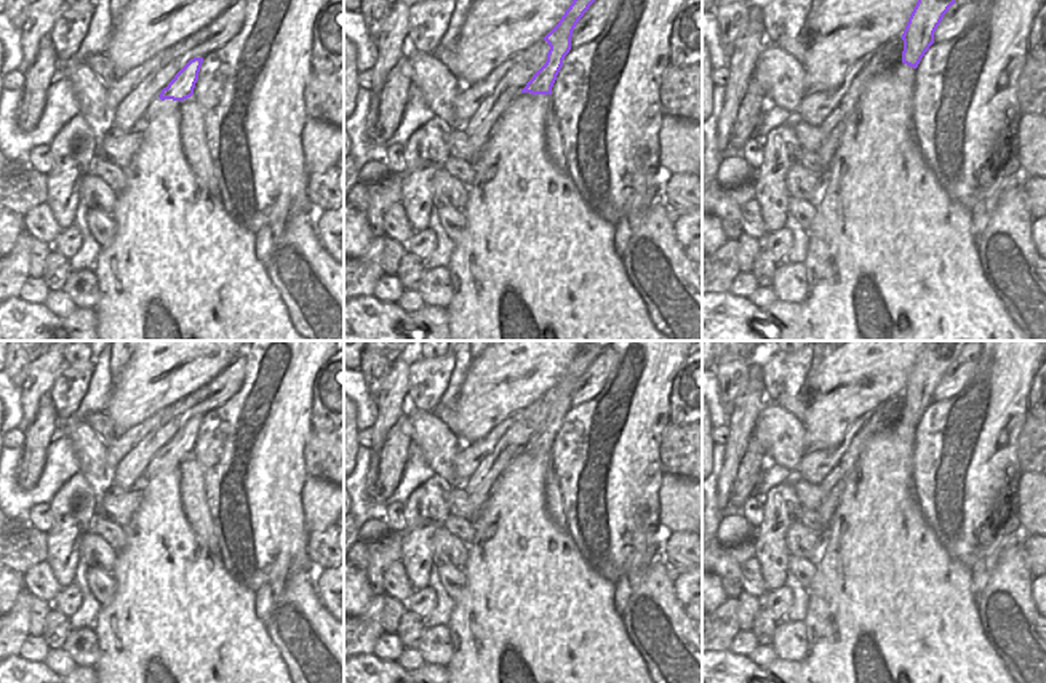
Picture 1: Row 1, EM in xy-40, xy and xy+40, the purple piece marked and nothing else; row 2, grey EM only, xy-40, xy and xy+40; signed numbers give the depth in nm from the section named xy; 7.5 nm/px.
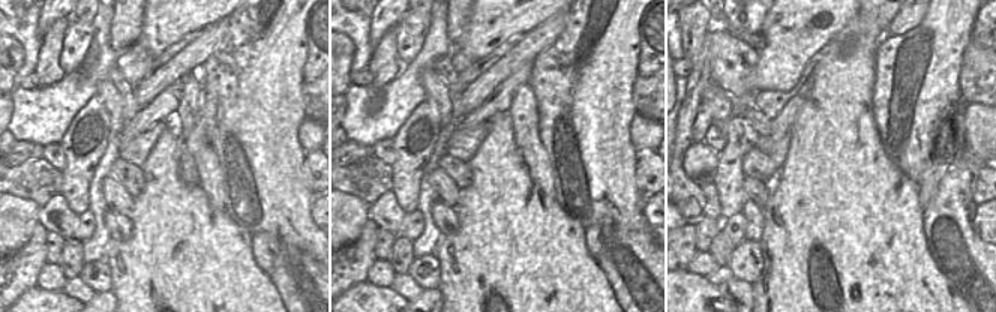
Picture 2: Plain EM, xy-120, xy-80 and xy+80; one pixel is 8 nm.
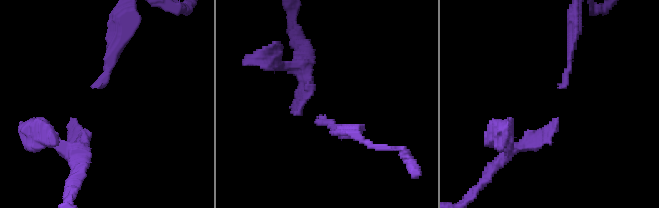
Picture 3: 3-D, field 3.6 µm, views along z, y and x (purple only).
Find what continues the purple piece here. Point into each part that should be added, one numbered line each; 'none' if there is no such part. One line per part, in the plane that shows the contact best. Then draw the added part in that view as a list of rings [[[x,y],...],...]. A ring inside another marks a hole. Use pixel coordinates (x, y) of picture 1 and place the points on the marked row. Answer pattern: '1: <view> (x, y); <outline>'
none

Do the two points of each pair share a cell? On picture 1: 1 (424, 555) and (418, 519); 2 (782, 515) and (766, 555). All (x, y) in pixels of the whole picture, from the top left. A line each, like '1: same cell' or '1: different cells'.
1: same cell
2: same cell

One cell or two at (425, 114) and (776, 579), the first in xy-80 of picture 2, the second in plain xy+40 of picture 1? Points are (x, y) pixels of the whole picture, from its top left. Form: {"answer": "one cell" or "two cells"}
{"answer": "one cell"}

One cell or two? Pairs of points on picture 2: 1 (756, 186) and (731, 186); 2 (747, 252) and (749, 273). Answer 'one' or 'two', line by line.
1: two
2: one

